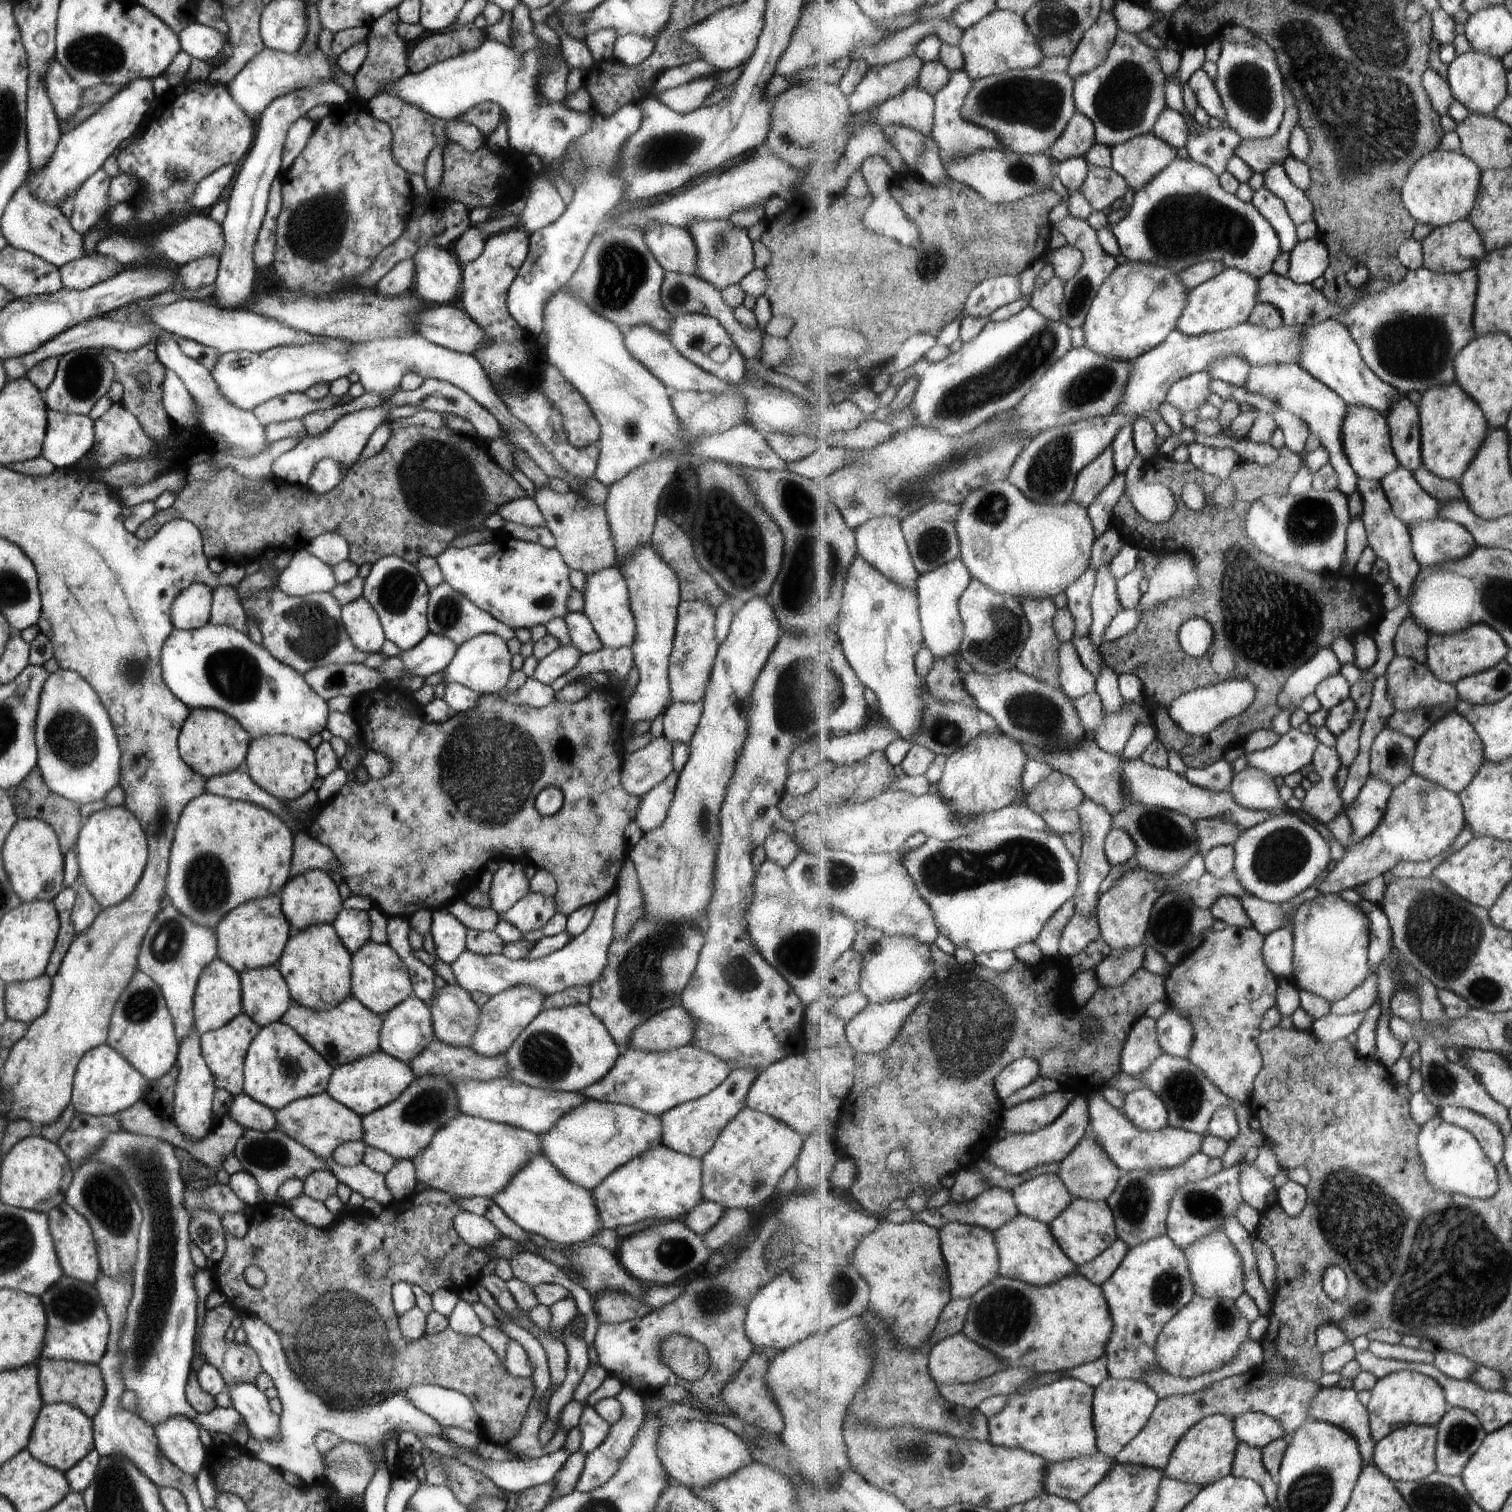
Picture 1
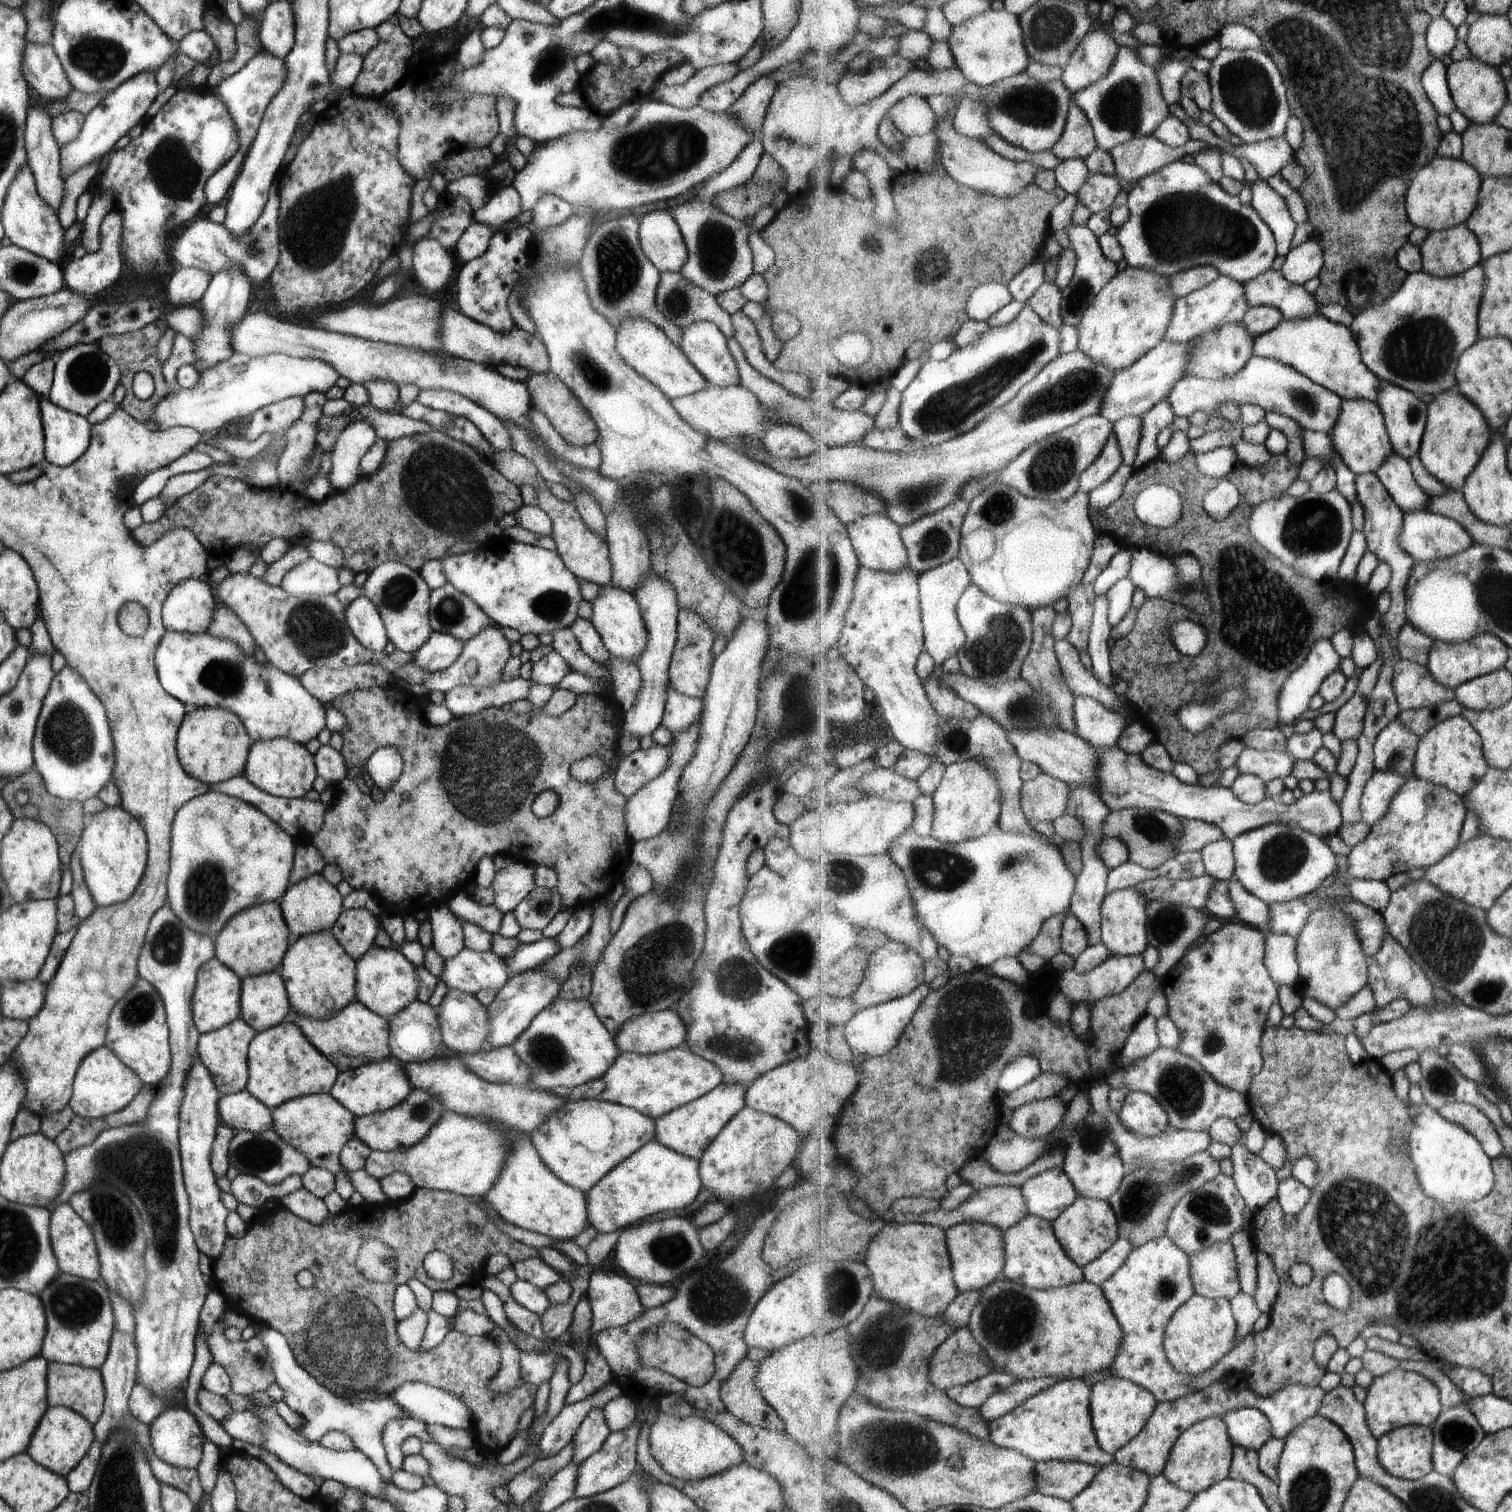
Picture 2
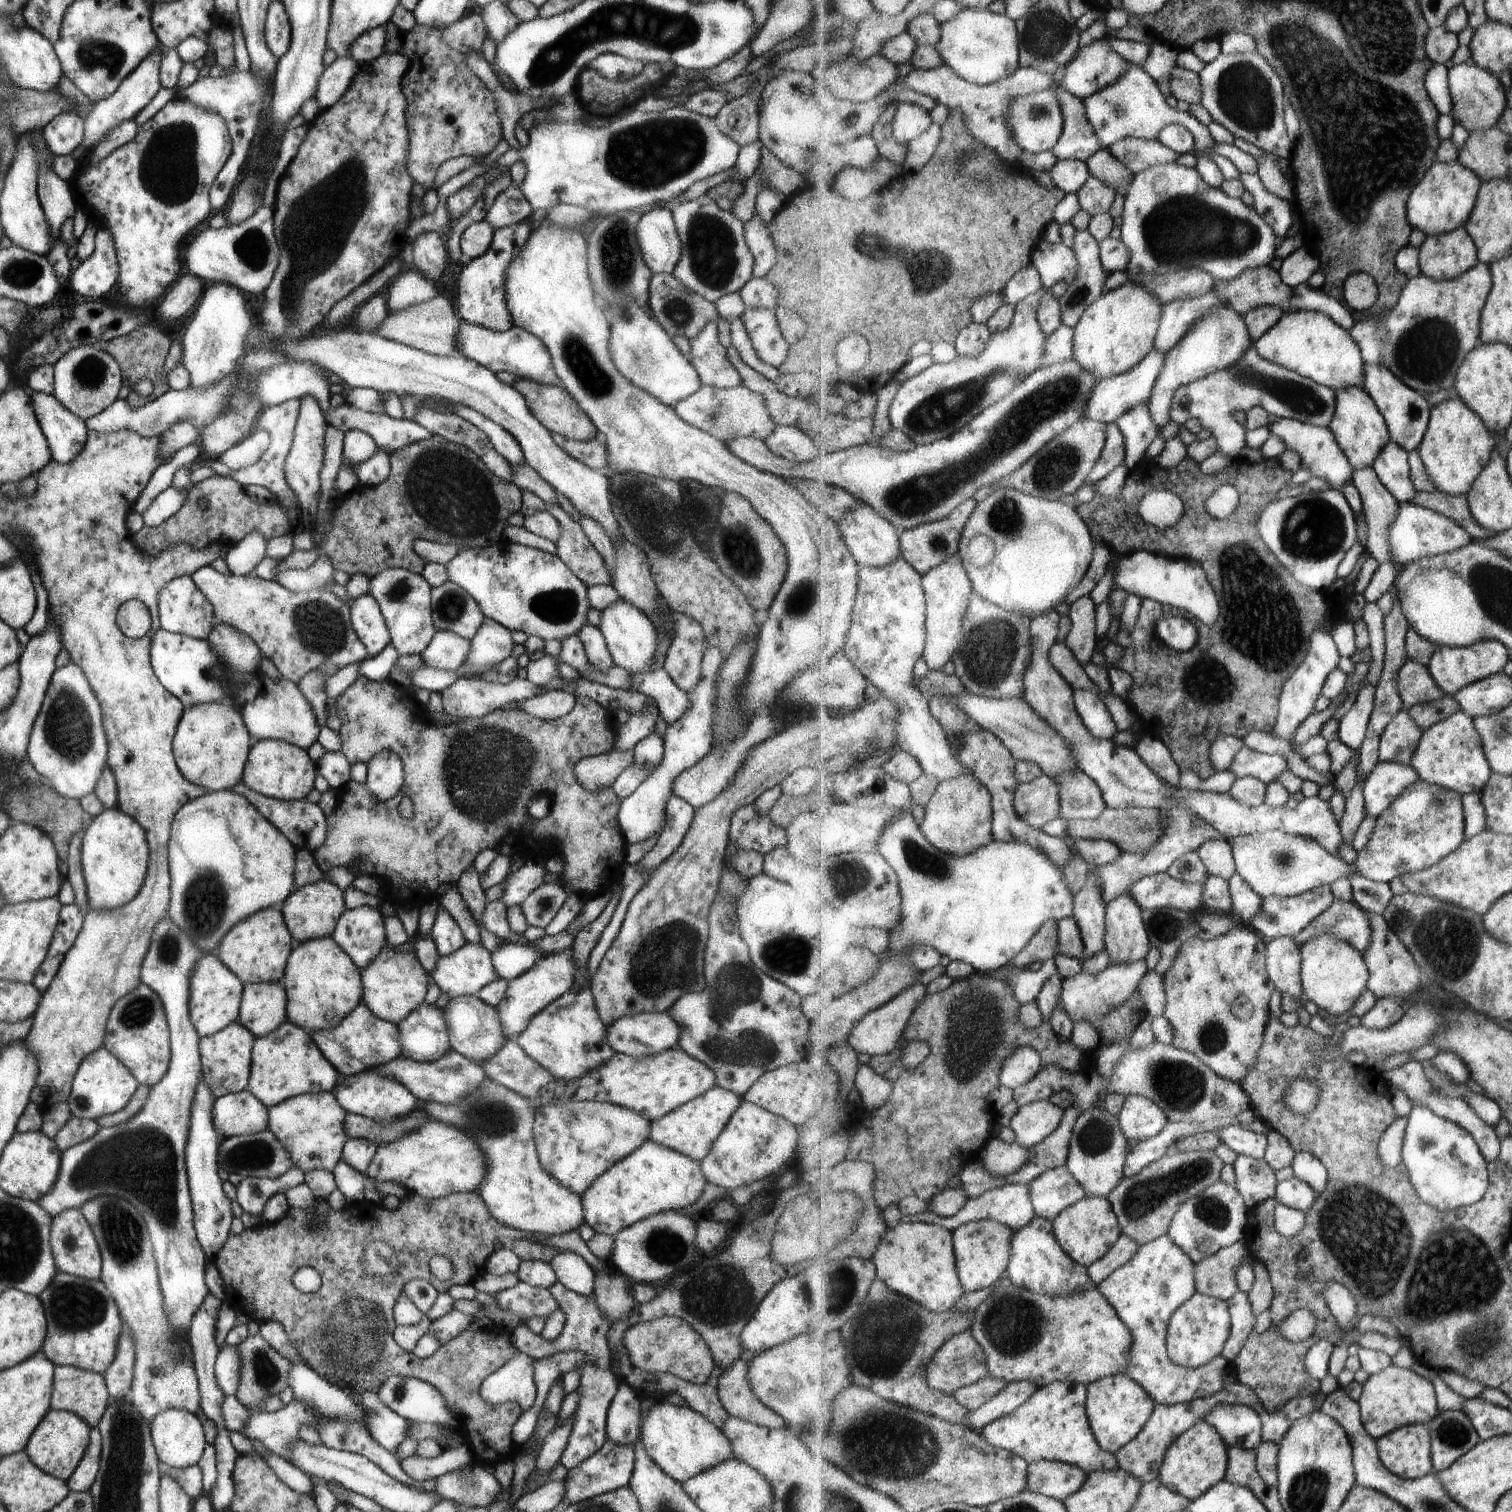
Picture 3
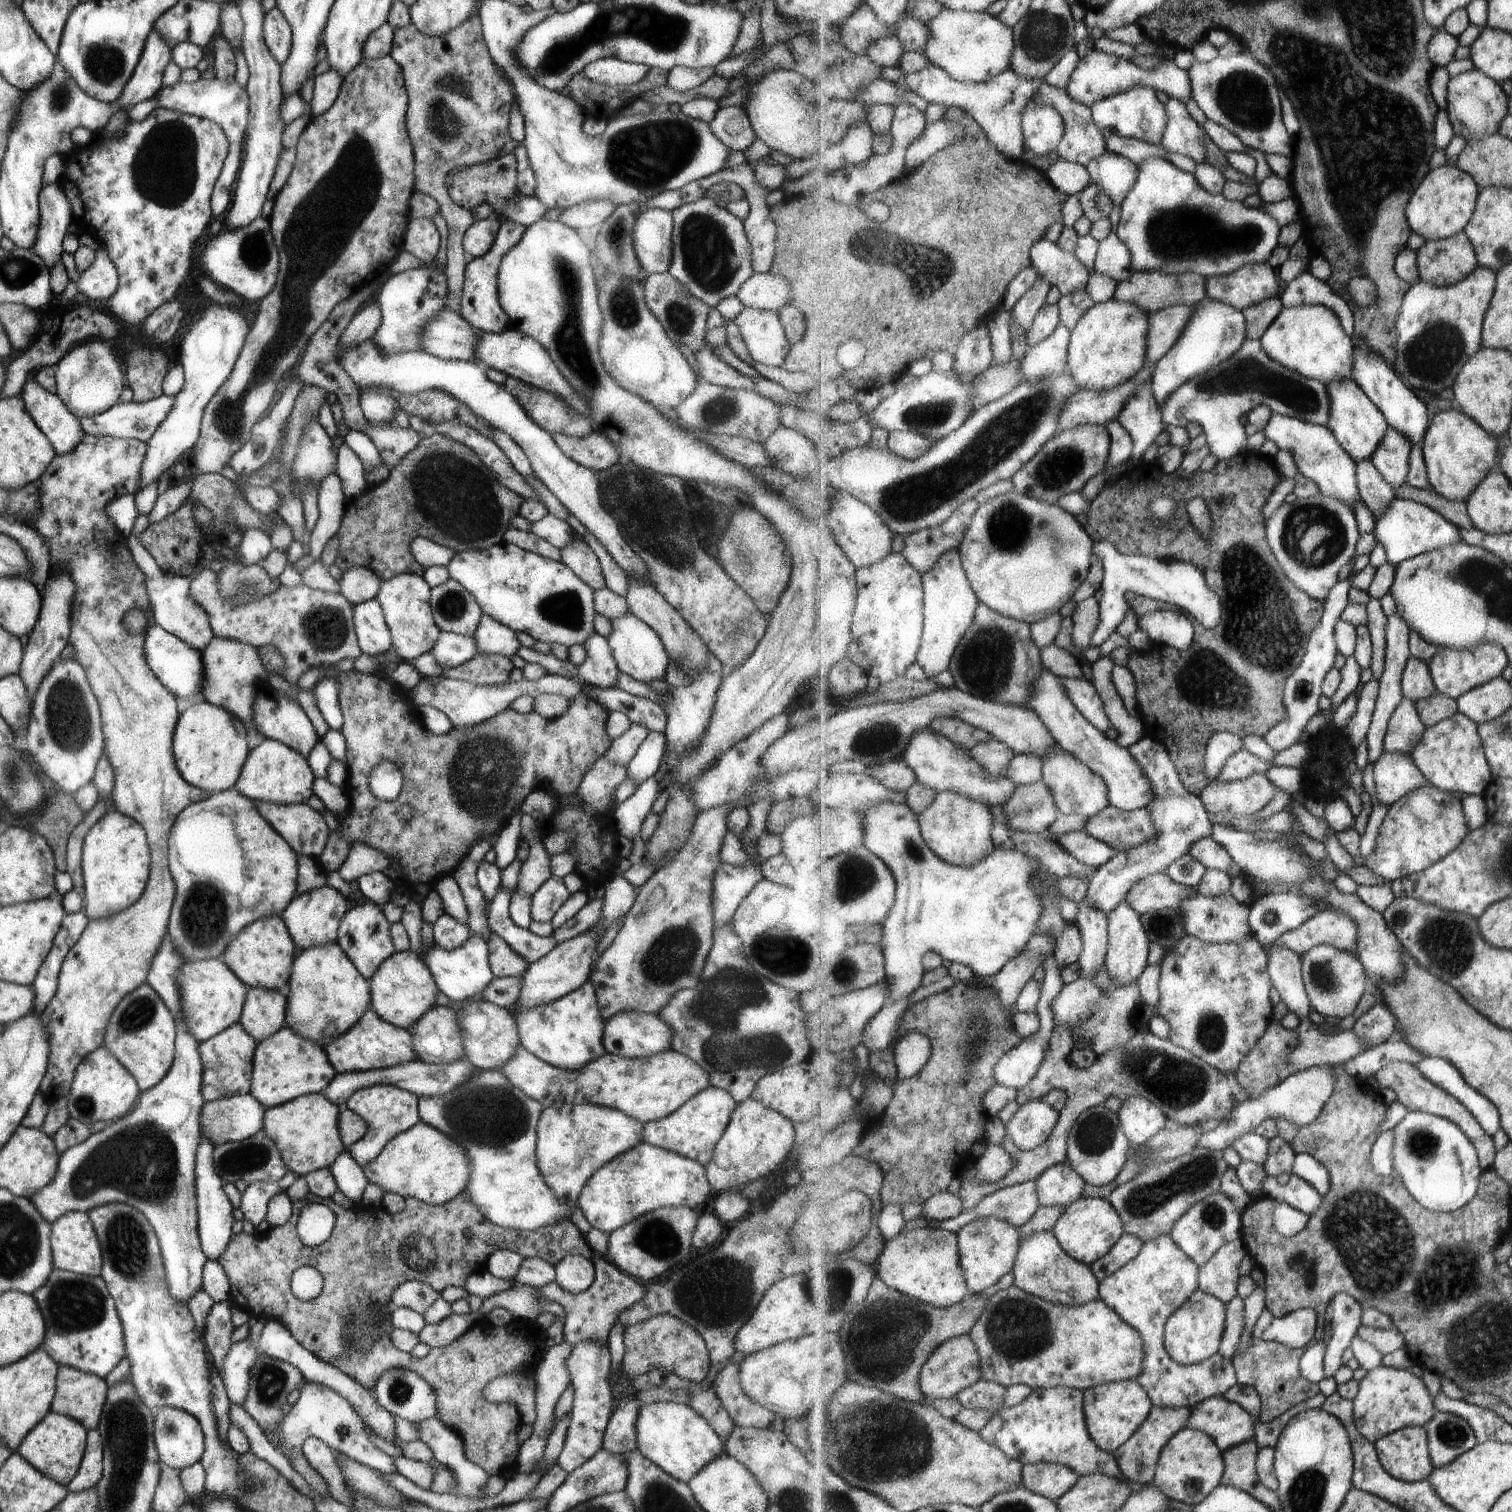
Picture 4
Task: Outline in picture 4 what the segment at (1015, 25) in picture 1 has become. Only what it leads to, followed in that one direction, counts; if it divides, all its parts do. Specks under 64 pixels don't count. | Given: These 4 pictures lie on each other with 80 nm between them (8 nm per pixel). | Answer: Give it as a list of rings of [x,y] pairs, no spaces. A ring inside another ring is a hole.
[[[943,10],[927,23],[927,28],[931,30],[931,40],[927,40],[924,50],[927,58],[945,68],[955,80],[983,84],[1012,68],[1014,30],[988,11]]]

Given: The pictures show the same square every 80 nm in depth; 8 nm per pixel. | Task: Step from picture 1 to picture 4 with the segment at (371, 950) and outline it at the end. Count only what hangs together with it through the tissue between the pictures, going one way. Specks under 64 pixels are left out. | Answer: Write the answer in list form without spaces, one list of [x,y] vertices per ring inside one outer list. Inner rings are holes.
[[[411,950],[396,951],[387,956],[386,960],[381,960],[381,964],[366,981],[369,988],[369,1007],[380,1020],[392,1026],[407,1029],[415,1024],[415,1020],[423,1012],[427,1012],[427,1008],[435,1005],[433,1000],[438,988],[423,960]]]

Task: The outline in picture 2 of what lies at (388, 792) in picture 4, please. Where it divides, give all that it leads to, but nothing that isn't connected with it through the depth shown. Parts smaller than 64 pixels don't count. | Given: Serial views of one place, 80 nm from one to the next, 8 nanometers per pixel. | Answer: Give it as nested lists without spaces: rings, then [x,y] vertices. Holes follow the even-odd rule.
[[[381,747],[366,760],[366,771],[374,785],[389,790],[402,773],[402,758],[393,747]]]

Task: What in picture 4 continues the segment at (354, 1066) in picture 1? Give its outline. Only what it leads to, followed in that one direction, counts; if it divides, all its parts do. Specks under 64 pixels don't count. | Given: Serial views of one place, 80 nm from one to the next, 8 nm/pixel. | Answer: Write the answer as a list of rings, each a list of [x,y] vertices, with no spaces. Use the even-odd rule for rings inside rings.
[[[373,1084],[373,1086],[359,1088],[343,1100],[342,1107],[351,1110],[355,1115],[365,1120],[369,1126],[368,1131],[364,1133],[362,1138],[344,1148],[359,1167],[363,1168],[363,1166],[369,1164],[383,1149],[387,1140],[391,1140],[395,1134],[408,1130],[420,1121],[417,1102],[418,1097],[415,1094],[387,1084]]]

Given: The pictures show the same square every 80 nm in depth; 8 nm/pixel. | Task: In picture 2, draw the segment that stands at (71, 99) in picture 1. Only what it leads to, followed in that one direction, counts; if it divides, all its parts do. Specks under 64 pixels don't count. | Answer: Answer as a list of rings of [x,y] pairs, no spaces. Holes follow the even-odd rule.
[[[24,40],[20,68],[25,82],[28,84],[29,91],[41,96],[43,99],[61,100],[73,89],[64,75],[61,63],[55,56],[55,51],[50,43],[35,44]]]

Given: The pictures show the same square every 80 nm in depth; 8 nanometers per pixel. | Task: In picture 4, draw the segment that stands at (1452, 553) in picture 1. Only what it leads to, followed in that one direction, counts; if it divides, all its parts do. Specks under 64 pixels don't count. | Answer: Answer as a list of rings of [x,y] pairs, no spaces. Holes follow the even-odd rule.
[[[1398,497],[1389,504],[1389,508],[1385,508],[1377,516],[1376,524],[1374,536],[1385,546],[1388,563],[1395,567],[1411,560],[1411,558],[1439,550],[1439,548],[1459,544],[1463,540],[1459,528],[1453,522],[1446,520],[1439,512],[1435,512],[1425,504]]]

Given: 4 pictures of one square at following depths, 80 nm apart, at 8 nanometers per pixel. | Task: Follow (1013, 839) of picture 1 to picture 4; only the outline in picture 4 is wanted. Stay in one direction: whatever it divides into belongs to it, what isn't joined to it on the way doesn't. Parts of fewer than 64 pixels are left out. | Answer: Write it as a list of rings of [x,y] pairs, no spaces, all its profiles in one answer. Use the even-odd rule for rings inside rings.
[[[881,802],[863,811],[863,818],[867,826],[865,846],[889,866],[896,879],[895,906],[882,926],[881,948],[886,957],[886,982],[889,982],[891,988],[888,1004],[922,988],[918,981],[920,975],[925,972],[922,970],[922,959],[927,952],[937,952],[951,963],[970,967],[974,973],[974,980],[978,982],[985,982],[987,978],[1003,971],[1011,960],[1026,951],[1031,938],[1038,932],[1038,924],[1046,914],[1046,905],[1043,904],[1043,894],[1040,891],[1043,884],[1049,884],[1055,896],[1059,896],[1057,902],[1061,906],[1063,918],[1069,923],[1075,923],[1077,920],[1079,905],[1061,892],[1059,879],[1050,869],[1041,860],[1035,860],[1035,856],[1029,856],[1027,852],[995,848],[983,862],[965,868],[949,864],[931,850],[930,845],[923,839],[919,815],[907,804]]]

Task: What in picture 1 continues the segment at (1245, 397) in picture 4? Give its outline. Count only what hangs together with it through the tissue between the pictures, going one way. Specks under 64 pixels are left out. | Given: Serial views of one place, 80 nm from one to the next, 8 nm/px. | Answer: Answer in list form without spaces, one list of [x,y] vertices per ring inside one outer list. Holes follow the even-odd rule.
[[[1269,363],[1266,365],[1253,365],[1245,384],[1241,386],[1249,393],[1261,395],[1272,400],[1279,409],[1296,414],[1312,432],[1322,440],[1322,446],[1328,449],[1330,463],[1338,472],[1338,487],[1346,495],[1357,492],[1358,476],[1349,462],[1342,439],[1342,428],[1348,413],[1348,404],[1338,393],[1323,384],[1317,377],[1307,372],[1297,363]],[[1207,371],[1185,377],[1170,388],[1170,394],[1167,395],[1166,400],[1183,413],[1198,409],[1209,398],[1211,381]]]

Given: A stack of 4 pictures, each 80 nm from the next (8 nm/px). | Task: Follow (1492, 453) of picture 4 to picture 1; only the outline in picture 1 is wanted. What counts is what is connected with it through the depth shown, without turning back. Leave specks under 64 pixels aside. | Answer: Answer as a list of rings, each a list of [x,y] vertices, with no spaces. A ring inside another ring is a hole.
[[[1457,383],[1435,387],[1421,394],[1419,402],[1422,418],[1422,457],[1424,467],[1437,476],[1460,481],[1470,470],[1489,436],[1490,425],[1479,403]]]

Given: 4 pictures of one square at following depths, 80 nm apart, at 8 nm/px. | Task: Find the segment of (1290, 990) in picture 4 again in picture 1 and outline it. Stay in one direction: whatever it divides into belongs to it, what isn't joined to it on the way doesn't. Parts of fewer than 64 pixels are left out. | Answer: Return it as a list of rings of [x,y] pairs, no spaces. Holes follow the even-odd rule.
[[[1281,927],[1266,937],[1264,956],[1267,966],[1281,979],[1292,980],[1294,974],[1294,932]]]

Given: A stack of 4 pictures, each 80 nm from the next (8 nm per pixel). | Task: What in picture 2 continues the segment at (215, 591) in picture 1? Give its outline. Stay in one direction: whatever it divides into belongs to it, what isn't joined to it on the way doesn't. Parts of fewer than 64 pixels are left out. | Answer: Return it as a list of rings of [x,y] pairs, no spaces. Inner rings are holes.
[[[217,605],[212,612],[212,619],[207,632],[214,637],[227,637],[235,641],[245,655],[253,655],[256,643],[242,620],[224,605]]]

